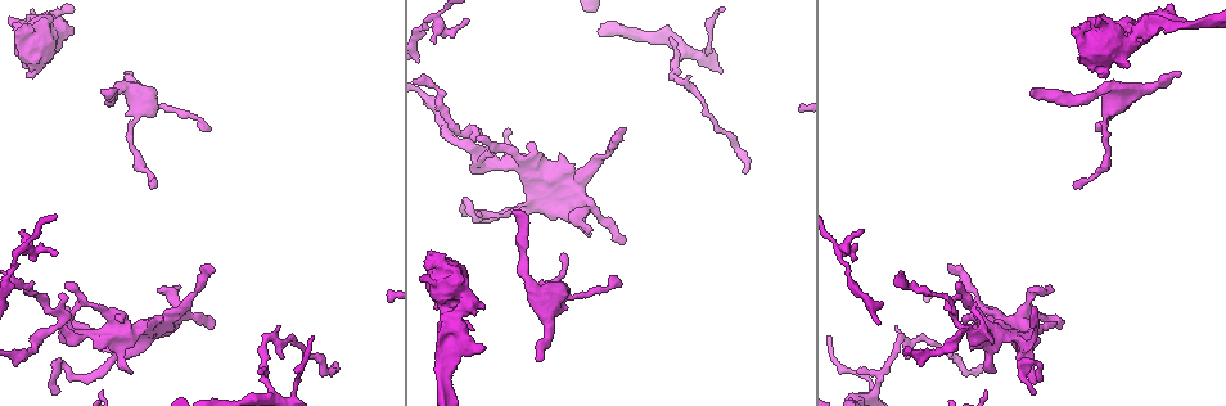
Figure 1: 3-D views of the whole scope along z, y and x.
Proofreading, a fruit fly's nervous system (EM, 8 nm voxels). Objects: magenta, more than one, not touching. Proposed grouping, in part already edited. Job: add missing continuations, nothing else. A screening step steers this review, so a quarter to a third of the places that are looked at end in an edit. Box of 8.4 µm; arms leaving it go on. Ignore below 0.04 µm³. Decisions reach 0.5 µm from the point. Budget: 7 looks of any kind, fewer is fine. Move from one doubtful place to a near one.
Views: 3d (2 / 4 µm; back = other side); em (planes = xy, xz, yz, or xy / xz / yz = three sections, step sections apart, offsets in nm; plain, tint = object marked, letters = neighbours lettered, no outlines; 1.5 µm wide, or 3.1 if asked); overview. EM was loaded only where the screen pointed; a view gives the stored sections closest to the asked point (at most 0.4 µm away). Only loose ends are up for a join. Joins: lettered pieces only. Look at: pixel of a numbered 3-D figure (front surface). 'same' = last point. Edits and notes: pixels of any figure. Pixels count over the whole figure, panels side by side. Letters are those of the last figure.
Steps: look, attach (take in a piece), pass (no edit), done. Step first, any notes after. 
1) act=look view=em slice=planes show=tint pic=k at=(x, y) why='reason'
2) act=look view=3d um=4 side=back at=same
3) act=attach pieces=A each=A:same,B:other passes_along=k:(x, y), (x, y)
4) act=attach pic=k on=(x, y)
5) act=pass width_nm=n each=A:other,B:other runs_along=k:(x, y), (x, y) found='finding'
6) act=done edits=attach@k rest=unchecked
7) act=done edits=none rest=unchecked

act=look view=em slice=planes show=letters pic=1 at=(1075, 187) why='an open end'

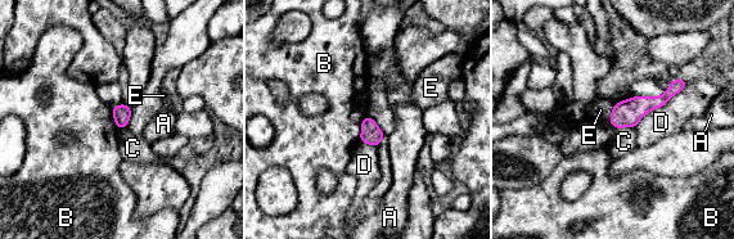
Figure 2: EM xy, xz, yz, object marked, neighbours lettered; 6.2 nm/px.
act=pass each=A:other,B:other,C:other,D:other,E:other found='none of them fits'

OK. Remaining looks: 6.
act=look view=em slice=planes show=letters pic=1 at=(62, 19)

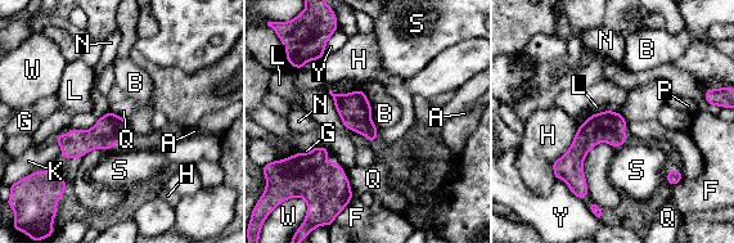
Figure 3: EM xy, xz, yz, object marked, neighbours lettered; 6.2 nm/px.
act=pass width_nm=190 each=A:other,B:other,F:other,G:other,H:other,K:other,L:other,N:other,P:other,Q:other,S:other,W:other,Y:other runs_along=3:(617, 116), (573, 157), (573, 185) found='no lettered piece goes on from it'

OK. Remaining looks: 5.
act=look view=3d um=2 pic=1 at=(742, 171) why='tapers out'

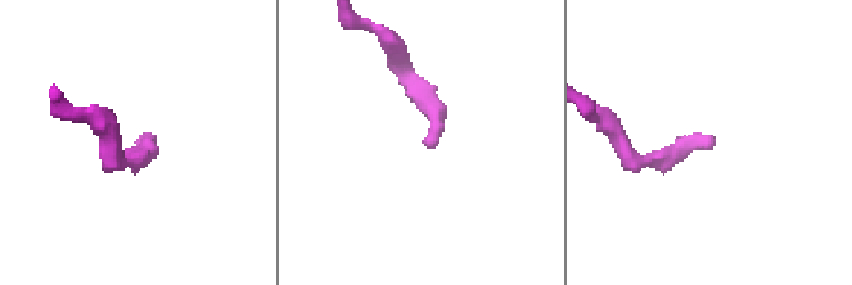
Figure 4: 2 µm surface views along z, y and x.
act=look view=em slice=yz step=4 show=letters pic=4 at=(711, 145) why='shape alone is not enough'

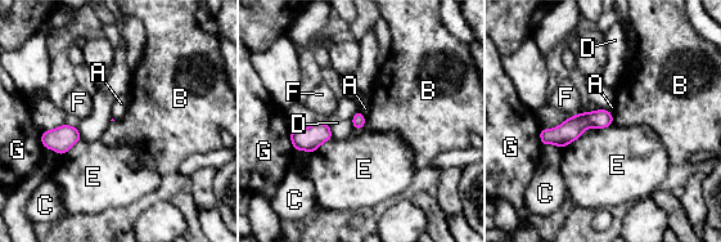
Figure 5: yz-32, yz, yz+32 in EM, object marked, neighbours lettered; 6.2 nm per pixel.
act=pass each=A:other,B:other,C:other,D:other,E:other,F:other,G:other runs_along=5:(609, 119), (542, 135) found='no lettered piece goes on from it'

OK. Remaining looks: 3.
act=done edits=none rest=unchecked

